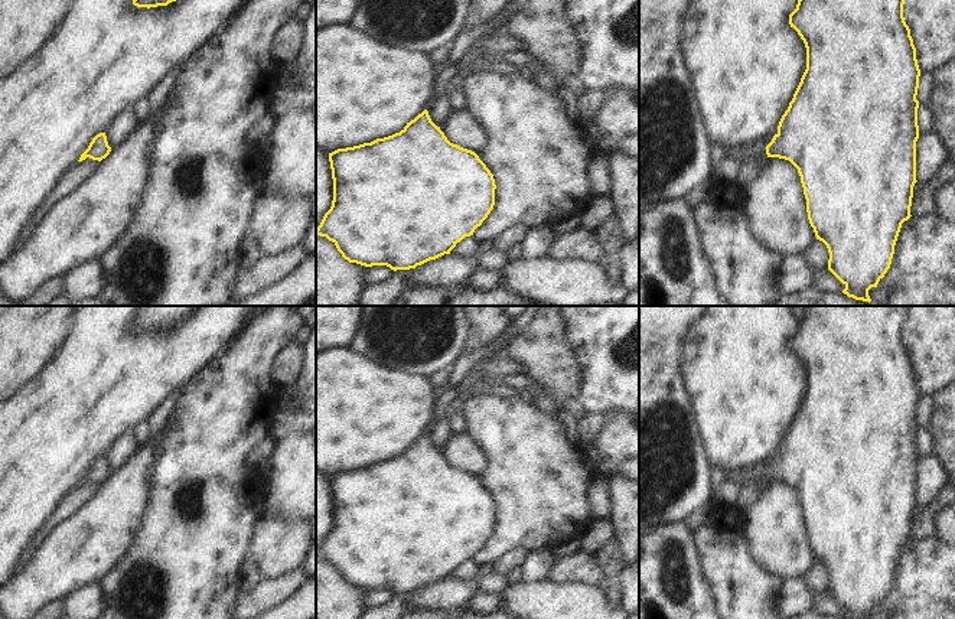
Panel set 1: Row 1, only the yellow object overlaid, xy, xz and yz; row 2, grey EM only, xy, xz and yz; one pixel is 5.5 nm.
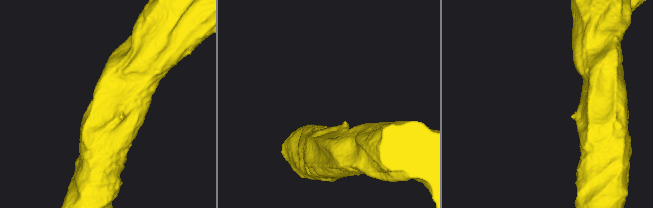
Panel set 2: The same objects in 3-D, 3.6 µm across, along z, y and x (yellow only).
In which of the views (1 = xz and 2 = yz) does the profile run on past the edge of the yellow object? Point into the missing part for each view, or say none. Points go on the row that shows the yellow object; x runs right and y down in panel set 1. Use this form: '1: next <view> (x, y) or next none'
1: next xz (463, 42)
2: next yz (753, 150)

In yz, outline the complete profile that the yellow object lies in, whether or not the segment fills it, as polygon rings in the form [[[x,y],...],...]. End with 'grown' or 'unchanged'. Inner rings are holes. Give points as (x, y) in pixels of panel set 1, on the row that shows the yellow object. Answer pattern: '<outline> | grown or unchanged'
[[[798,0],[796,9],[789,14],[789,25],[793,27],[806,48],[806,69],[801,82],[789,102],[788,110],[782,115],[775,136],[770,141],[760,139],[752,144],[743,144],[739,154],[756,159],[766,153],[767,157],[779,157],[789,160],[801,176],[804,195],[806,199],[806,212],[817,240],[822,241],[829,253],[828,270],[845,286],[844,294],[855,300],[871,302],[868,290],[877,287],[879,281],[890,268],[894,254],[894,245],[902,228],[910,215],[913,186],[916,180],[916,141],[919,139],[916,100],[919,88],[920,69],[916,59],[916,48],[910,36],[910,29],[903,17],[905,0]]] | grown

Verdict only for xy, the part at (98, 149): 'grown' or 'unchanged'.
unchanged

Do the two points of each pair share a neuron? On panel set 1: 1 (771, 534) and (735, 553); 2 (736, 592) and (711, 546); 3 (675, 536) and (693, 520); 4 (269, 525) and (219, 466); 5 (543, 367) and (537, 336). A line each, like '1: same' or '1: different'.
1: different
2: same
3: different
4: different
5: same

